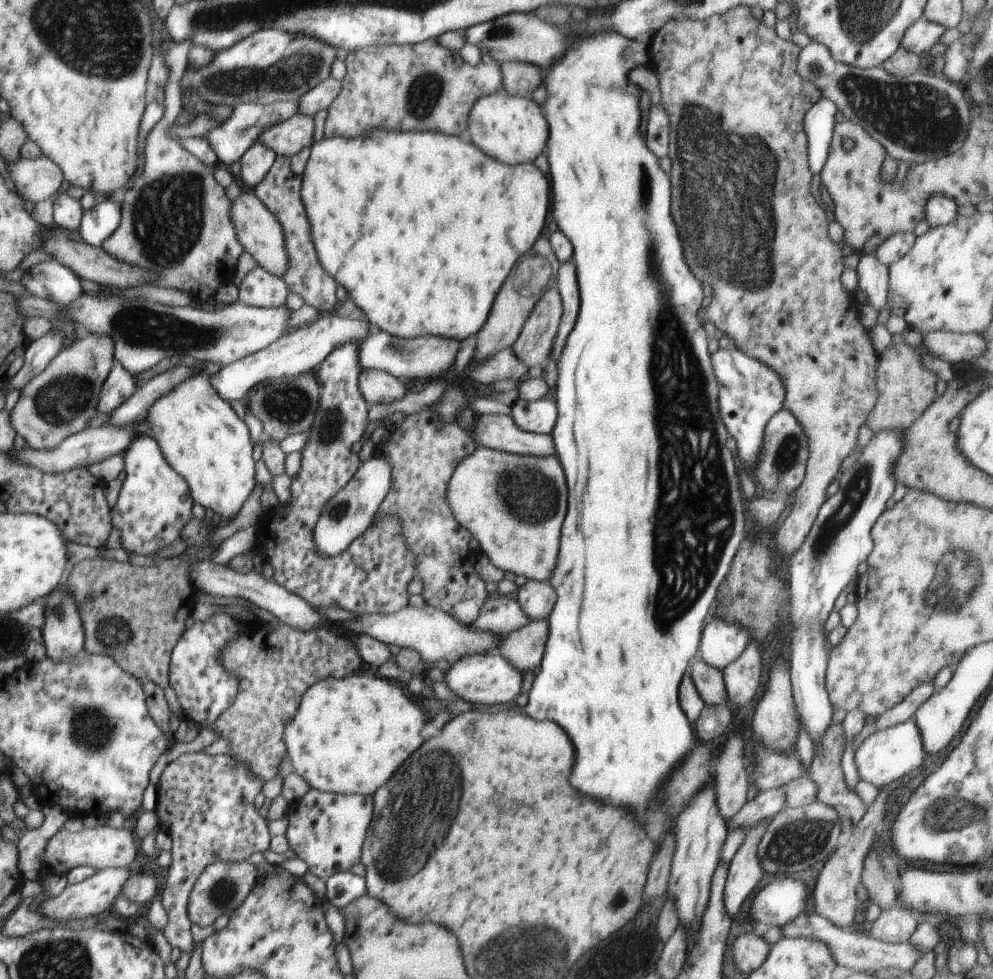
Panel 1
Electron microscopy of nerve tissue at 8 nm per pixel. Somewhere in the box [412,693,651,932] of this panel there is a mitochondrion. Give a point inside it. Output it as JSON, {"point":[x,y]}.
{"point":[618,901]}

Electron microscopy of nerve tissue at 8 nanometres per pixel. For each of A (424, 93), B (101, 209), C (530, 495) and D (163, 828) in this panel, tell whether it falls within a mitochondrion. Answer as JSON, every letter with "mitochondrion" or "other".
{"A":"mitochondrion","B":"other","C":"mitochondrion","D":"other"}

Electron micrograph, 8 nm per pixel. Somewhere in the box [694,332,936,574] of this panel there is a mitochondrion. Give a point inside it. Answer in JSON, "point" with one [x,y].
{"point":[857,488]}

